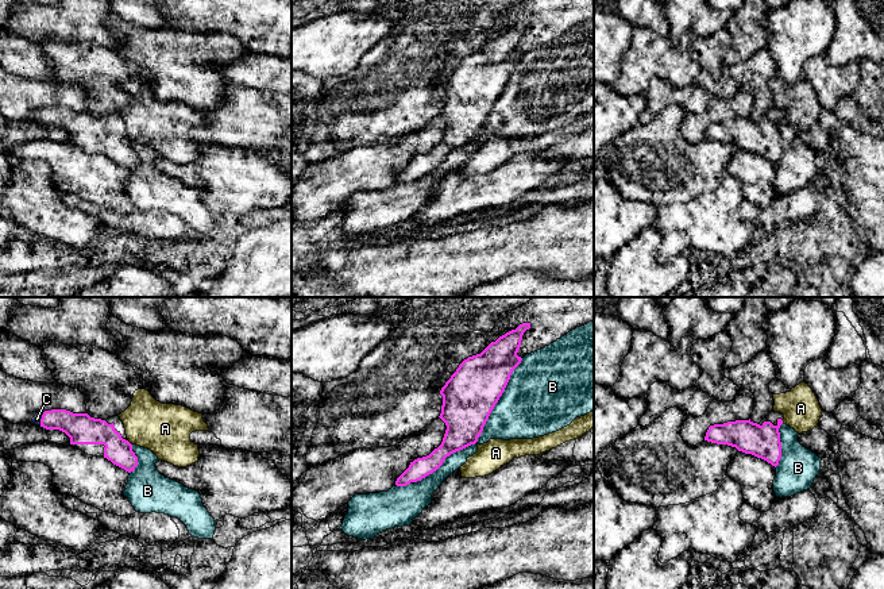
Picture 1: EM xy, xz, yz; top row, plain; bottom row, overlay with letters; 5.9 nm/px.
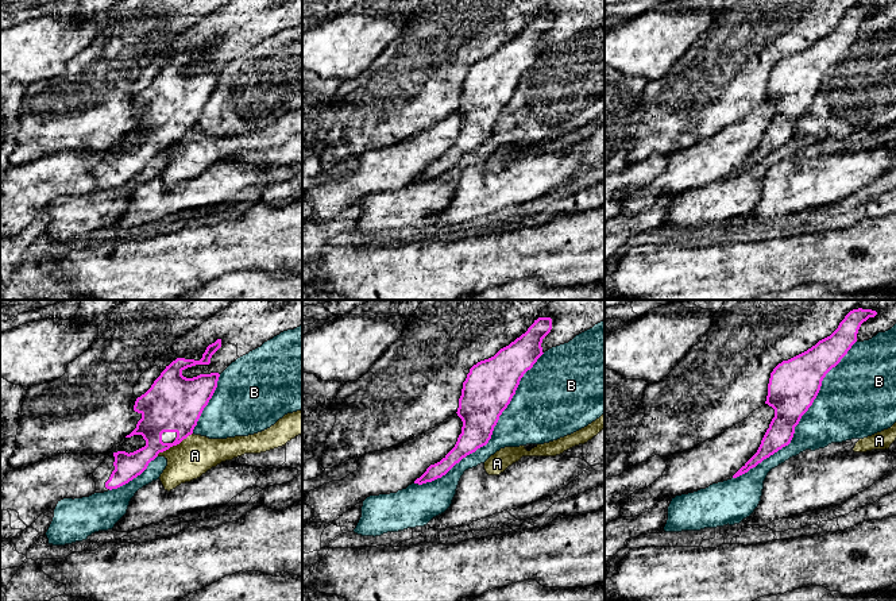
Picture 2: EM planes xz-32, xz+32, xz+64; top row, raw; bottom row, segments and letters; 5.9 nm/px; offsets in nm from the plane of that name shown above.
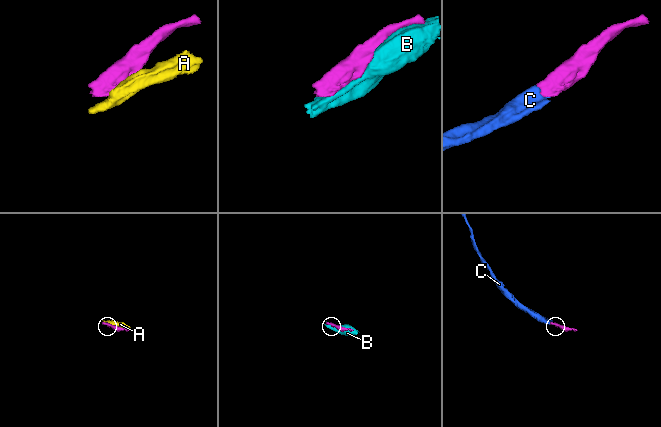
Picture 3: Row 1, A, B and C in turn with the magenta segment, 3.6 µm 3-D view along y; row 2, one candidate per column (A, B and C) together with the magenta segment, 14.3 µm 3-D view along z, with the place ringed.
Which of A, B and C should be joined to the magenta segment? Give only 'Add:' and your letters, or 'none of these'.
Add: C

